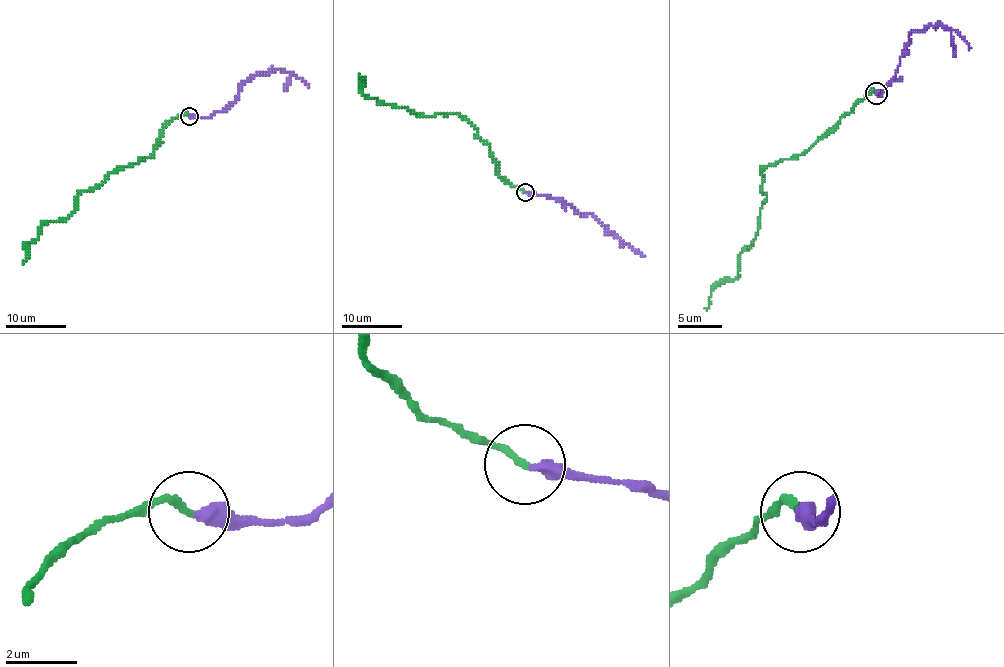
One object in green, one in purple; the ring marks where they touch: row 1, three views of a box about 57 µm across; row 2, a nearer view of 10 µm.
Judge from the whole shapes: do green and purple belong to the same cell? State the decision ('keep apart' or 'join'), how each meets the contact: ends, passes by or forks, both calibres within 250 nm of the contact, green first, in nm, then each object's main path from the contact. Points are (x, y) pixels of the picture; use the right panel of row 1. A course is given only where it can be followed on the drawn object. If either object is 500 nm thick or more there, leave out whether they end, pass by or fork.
keep apart | green ends | purple ends | 200/400 nm | green via (875, 92), (802, 154), (764, 168), (766, 197), (760, 228), (740, 254), (737, 274), (722, 281), (704, 308) | purple via (878, 92), (880, 94), (886, 88), (898, 68), (911, 32), (944, 25), (951, 28), (969, 50)

